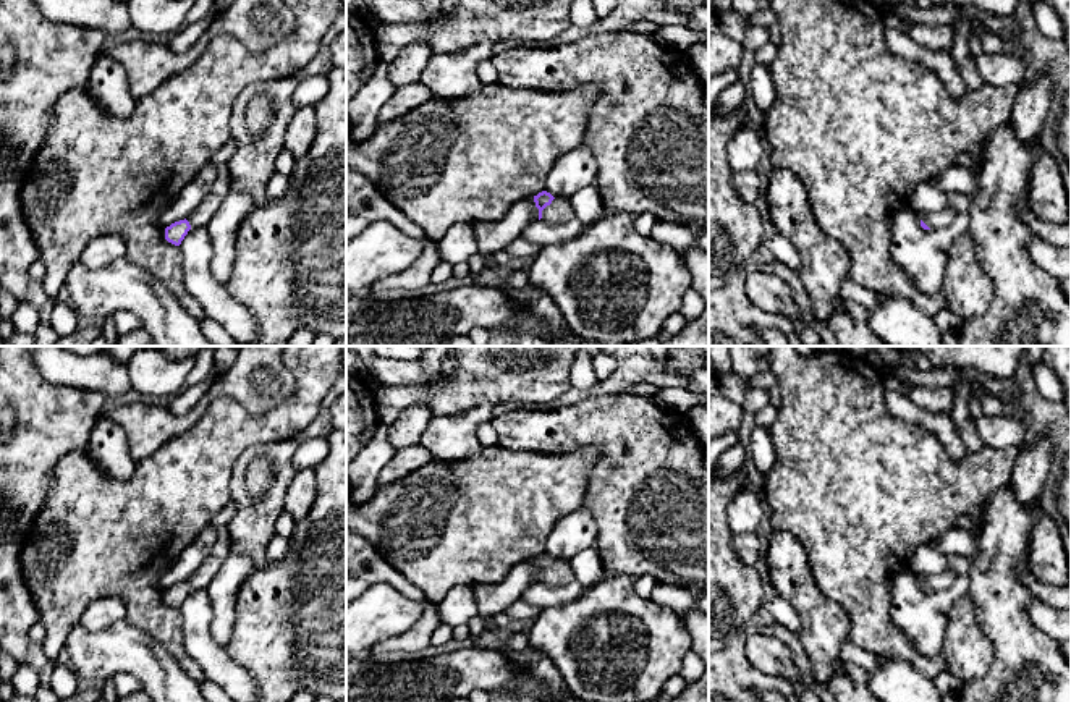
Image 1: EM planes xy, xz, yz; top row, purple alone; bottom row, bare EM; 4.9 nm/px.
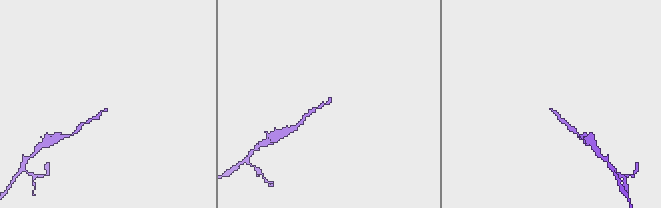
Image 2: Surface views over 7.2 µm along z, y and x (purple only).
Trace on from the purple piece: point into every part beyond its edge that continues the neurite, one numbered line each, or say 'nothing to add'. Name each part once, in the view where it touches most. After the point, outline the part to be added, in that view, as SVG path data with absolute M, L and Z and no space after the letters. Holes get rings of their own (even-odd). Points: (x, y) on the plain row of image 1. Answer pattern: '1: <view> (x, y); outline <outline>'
1: xz (560, 571); outline M555 560L550 568L542 573L542 581L552 587L558 587L574 577L571 561Z

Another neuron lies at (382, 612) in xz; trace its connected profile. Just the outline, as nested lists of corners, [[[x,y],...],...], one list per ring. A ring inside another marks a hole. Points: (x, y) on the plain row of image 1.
[[[374,584],[346,605],[346,660],[408,631],[424,603],[387,584]]]

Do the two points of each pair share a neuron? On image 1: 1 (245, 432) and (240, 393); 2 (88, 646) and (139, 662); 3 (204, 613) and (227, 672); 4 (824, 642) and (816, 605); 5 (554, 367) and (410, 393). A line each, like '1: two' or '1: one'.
1: two
2: one
3: one
4: one
5: one

